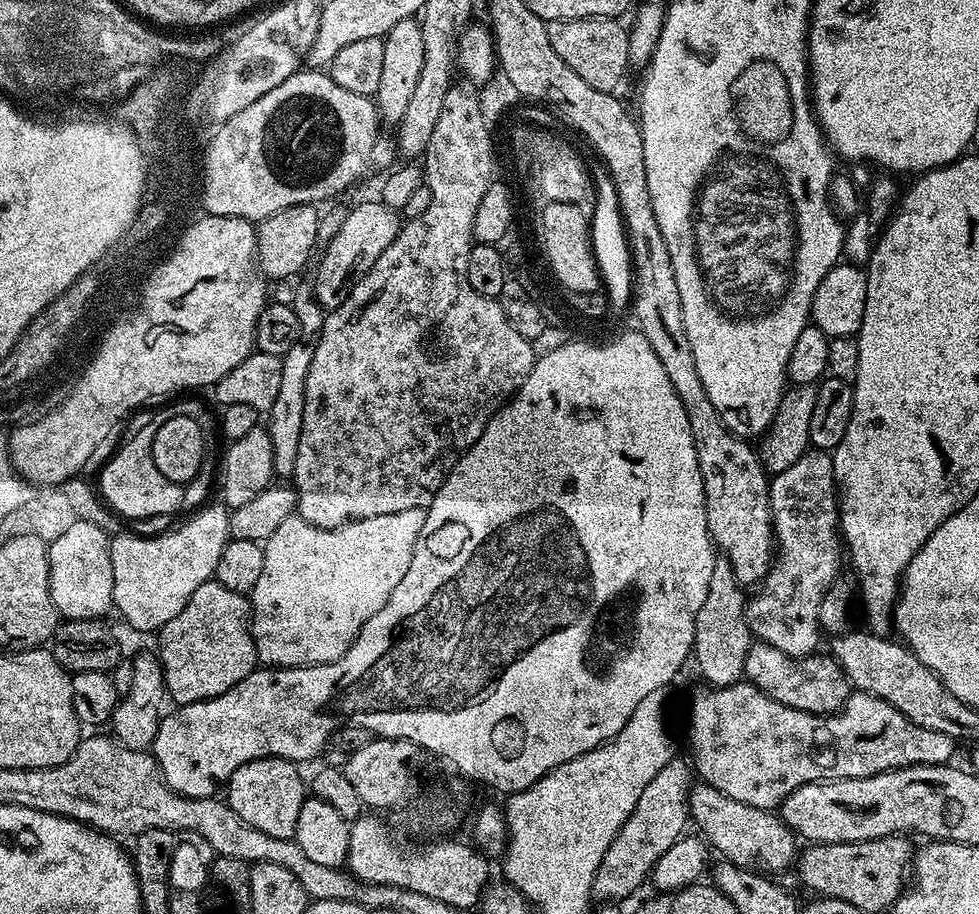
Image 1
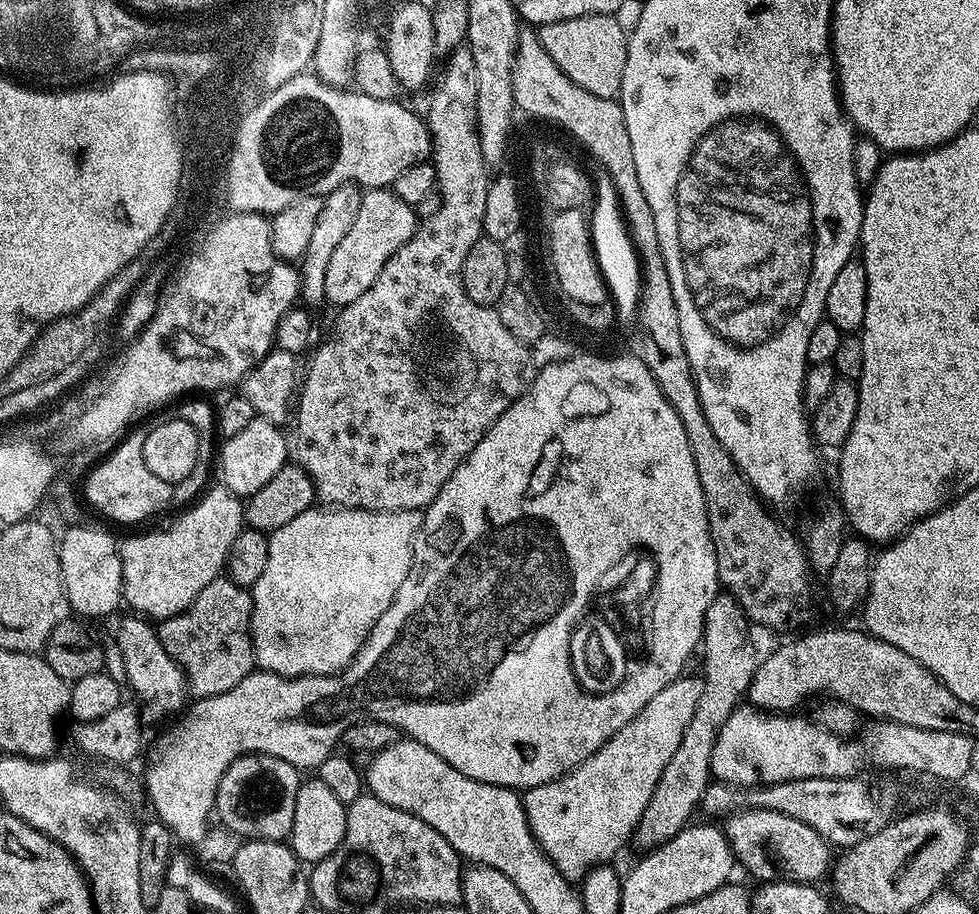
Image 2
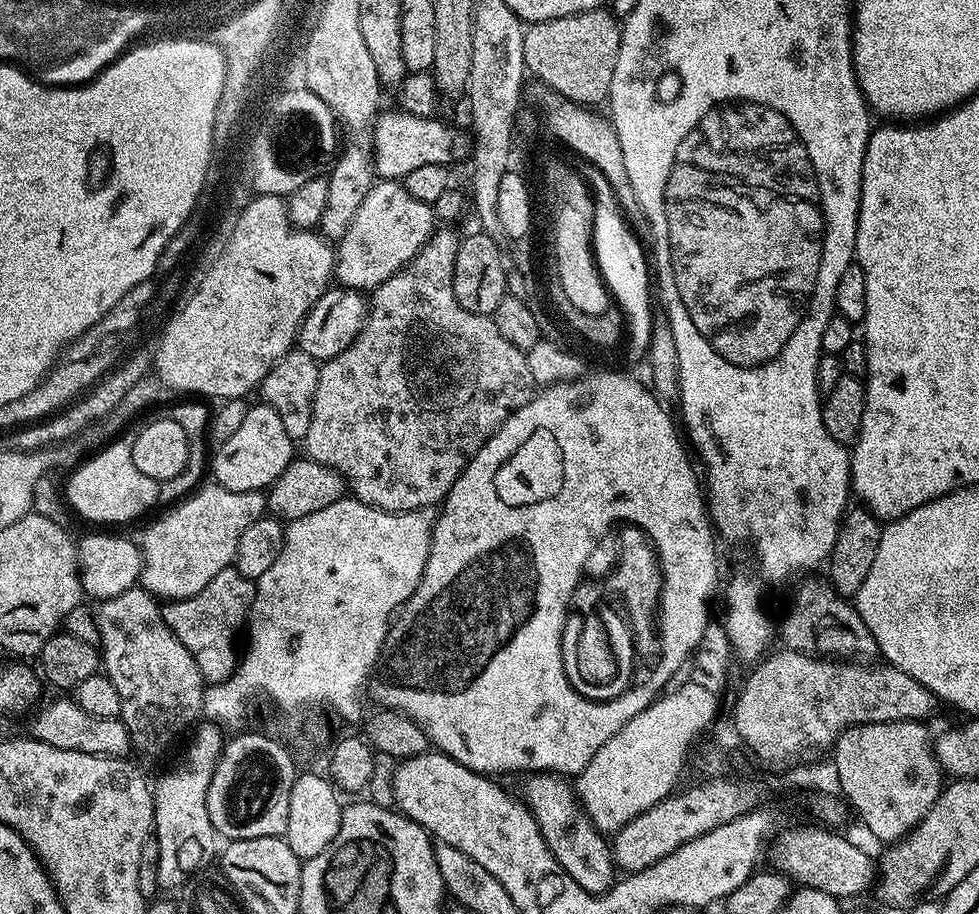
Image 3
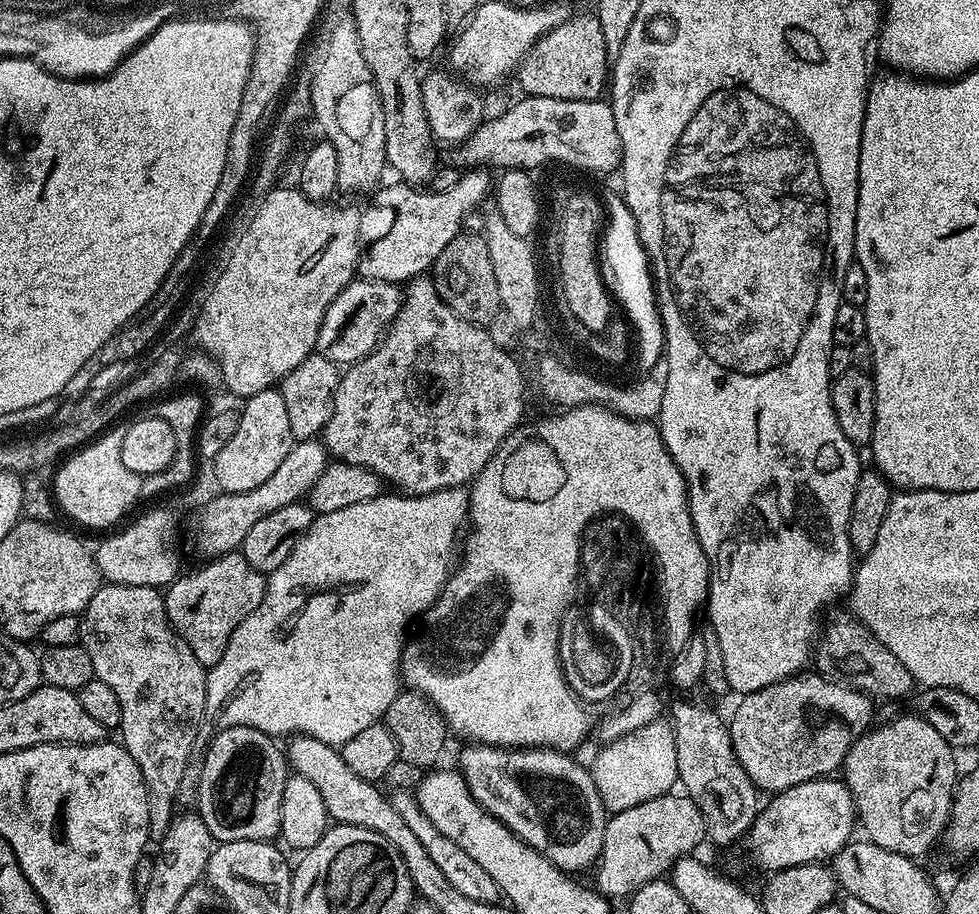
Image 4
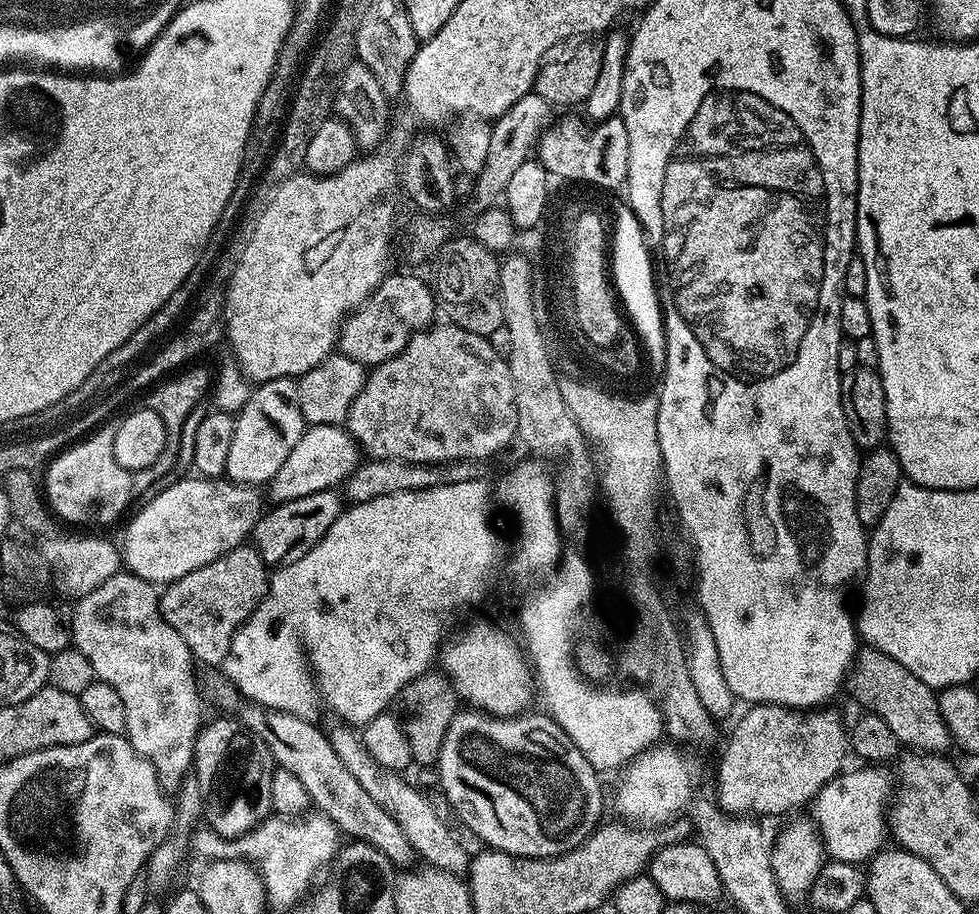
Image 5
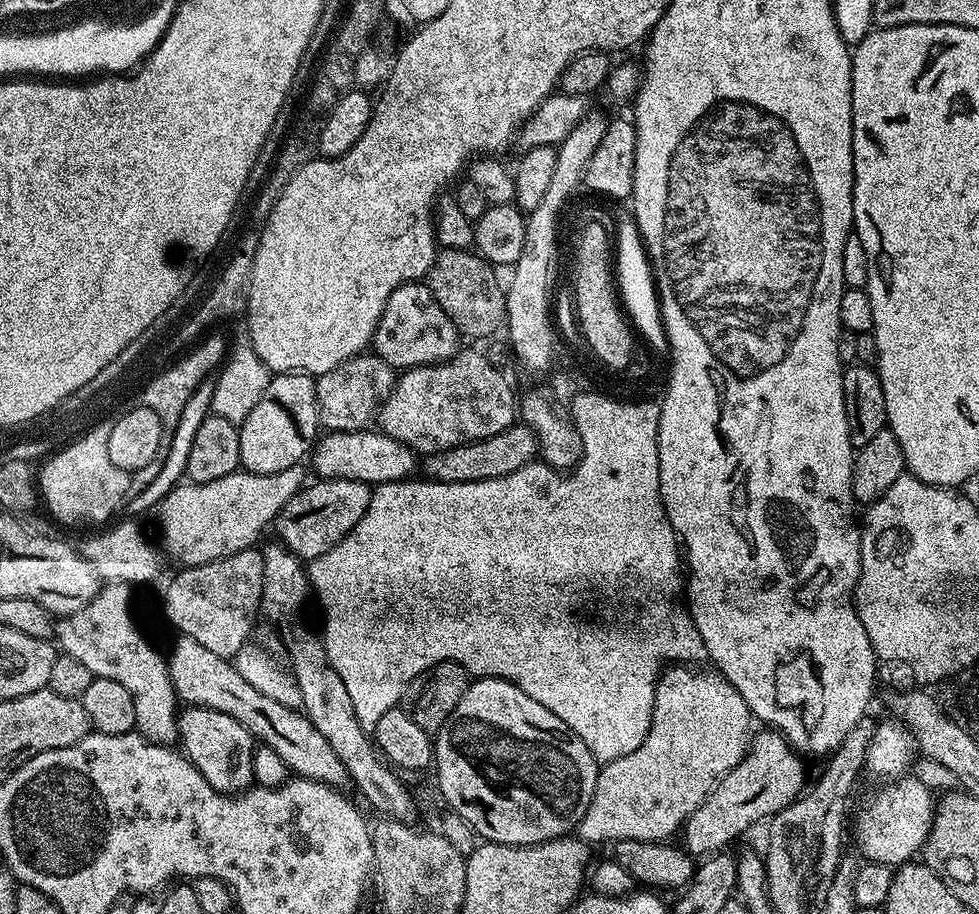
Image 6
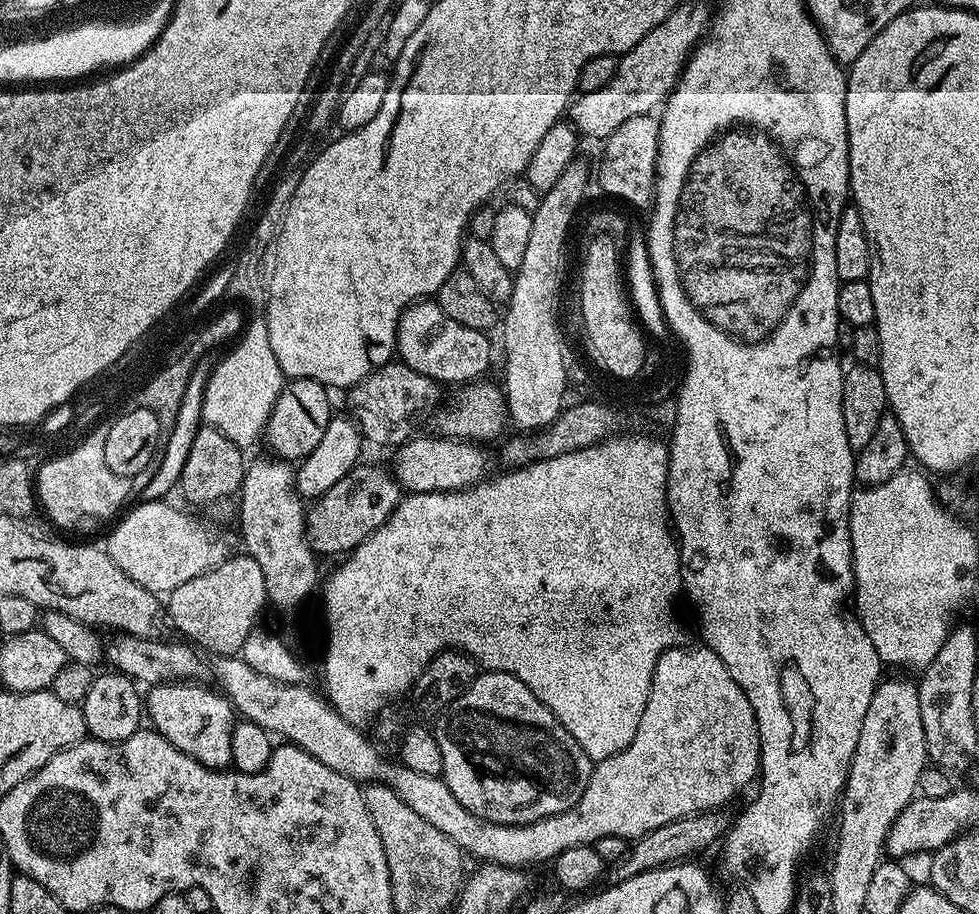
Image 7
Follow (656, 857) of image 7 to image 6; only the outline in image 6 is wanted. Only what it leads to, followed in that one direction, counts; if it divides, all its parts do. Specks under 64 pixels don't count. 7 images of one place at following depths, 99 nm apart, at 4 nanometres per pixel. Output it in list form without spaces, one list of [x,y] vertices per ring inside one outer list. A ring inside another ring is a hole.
[[[760,731],[753,735],[742,762],[738,762],[734,770],[727,772],[716,783],[712,793],[684,821],[682,847],[689,856],[707,858],[727,849],[724,847],[731,840],[738,839],[751,824],[756,824],[759,820],[767,821],[786,806],[793,804],[805,791],[805,761],[779,732]]]

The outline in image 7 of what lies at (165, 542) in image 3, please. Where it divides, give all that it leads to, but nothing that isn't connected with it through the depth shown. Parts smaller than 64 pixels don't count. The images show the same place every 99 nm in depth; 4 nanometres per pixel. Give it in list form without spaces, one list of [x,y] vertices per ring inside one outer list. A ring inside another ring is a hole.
[[[443,434],[432,436],[413,435],[399,445],[396,461],[390,464],[391,471],[403,489],[414,492],[457,492],[480,483],[489,475],[488,456],[479,443],[457,440]]]

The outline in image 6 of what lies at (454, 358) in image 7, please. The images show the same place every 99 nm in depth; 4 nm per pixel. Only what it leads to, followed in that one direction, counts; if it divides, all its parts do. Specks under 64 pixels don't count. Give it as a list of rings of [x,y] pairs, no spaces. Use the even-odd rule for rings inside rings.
[[[427,283],[400,284],[390,294],[386,302],[386,310],[382,310],[382,318],[376,327],[376,333],[372,335],[371,347],[375,355],[380,356],[389,366],[397,370],[421,368],[423,364],[441,364],[444,360],[451,360],[461,347],[462,334],[450,322],[450,318],[438,306],[434,294],[428,289]]]

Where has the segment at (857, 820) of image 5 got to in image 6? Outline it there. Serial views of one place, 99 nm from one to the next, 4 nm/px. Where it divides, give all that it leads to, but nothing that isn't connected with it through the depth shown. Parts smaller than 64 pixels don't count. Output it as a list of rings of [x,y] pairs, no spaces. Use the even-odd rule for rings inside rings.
[[[905,774],[891,782],[880,786],[880,789],[864,804],[864,809],[856,816],[856,844],[864,855],[865,861],[873,864],[899,866],[907,864],[923,849],[924,839],[928,837],[928,827],[932,825],[934,811],[934,795],[913,774]]]

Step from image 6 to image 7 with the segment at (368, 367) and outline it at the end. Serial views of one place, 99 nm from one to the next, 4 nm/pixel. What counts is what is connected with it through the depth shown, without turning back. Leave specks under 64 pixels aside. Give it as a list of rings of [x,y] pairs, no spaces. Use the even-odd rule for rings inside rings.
[[[389,362],[353,384],[347,389],[346,396],[352,407],[351,419],[356,421],[356,426],[367,443],[369,440],[372,444],[399,446],[413,435],[412,420],[418,419],[423,412],[431,413],[437,407],[435,404],[440,391],[441,385],[426,374],[410,370],[410,366],[403,362]]]

